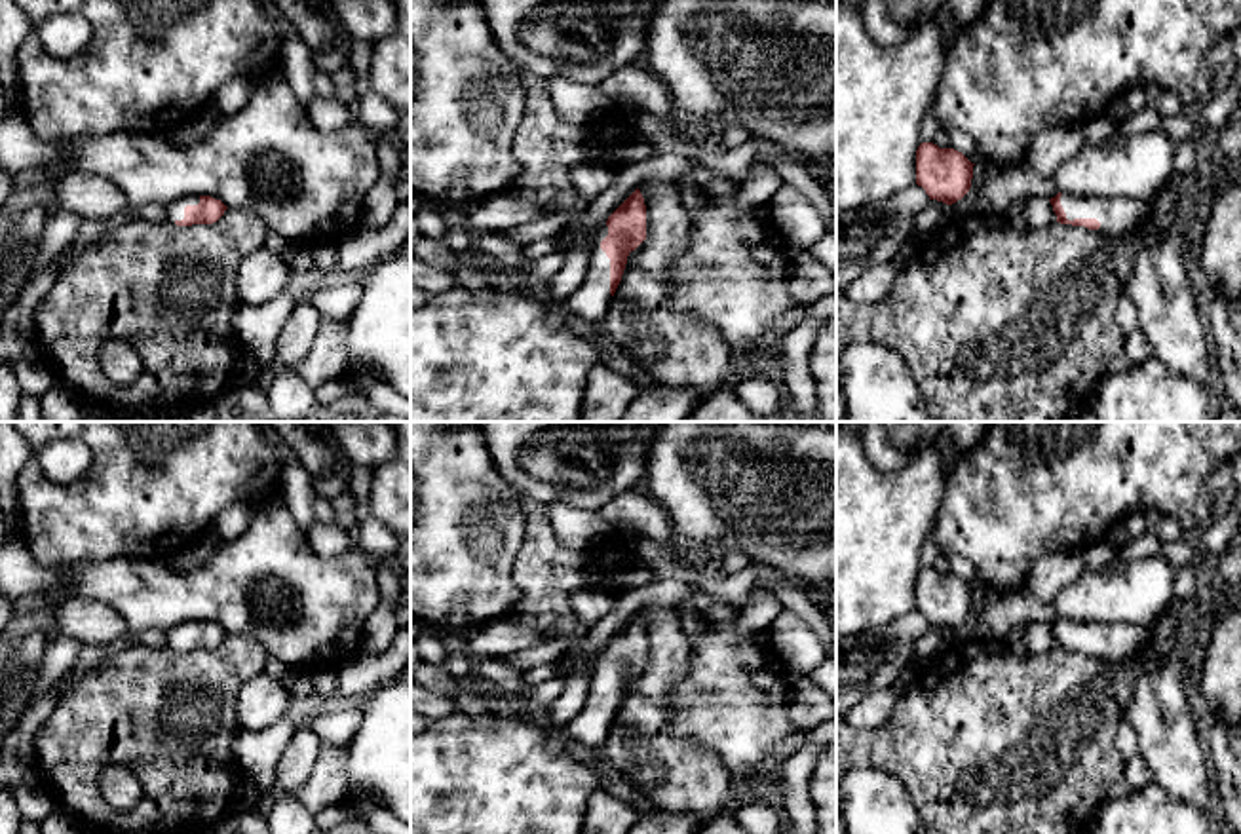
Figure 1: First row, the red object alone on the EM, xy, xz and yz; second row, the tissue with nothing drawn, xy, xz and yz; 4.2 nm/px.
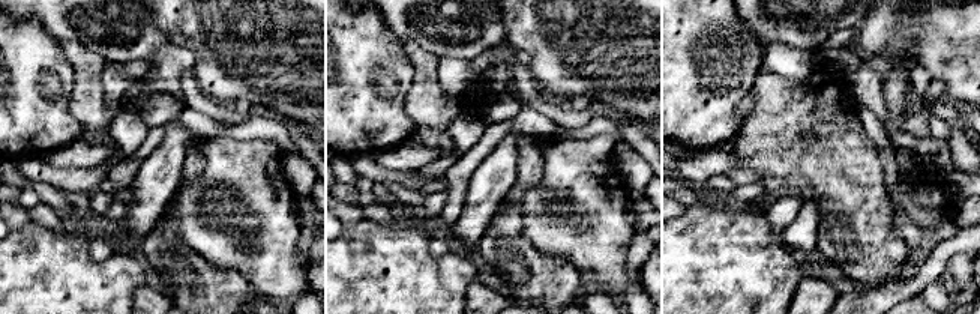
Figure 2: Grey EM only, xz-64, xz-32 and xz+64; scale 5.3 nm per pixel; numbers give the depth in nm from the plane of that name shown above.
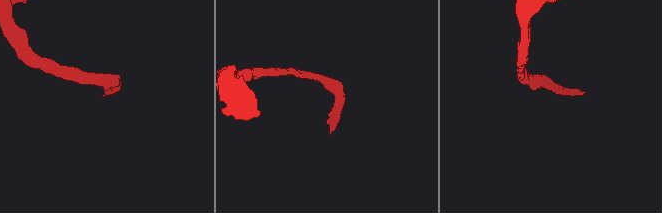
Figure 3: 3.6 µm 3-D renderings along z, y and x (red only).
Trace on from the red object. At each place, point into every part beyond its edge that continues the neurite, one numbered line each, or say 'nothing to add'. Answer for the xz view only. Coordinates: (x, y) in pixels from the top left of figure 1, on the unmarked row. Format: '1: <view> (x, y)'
1: xz (591, 726)

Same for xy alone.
1: xy (175, 637)

